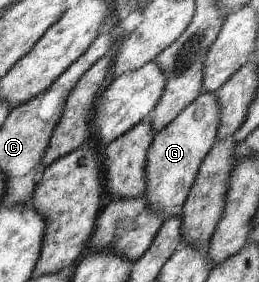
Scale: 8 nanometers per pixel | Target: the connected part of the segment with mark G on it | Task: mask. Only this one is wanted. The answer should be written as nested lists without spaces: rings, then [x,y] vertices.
[[[215,92],[201,93],[169,124],[156,132],[147,153],[145,167],[145,200],[151,210],[165,215],[165,220],[182,213],[189,191],[195,182],[199,167],[217,140],[219,104]]]

